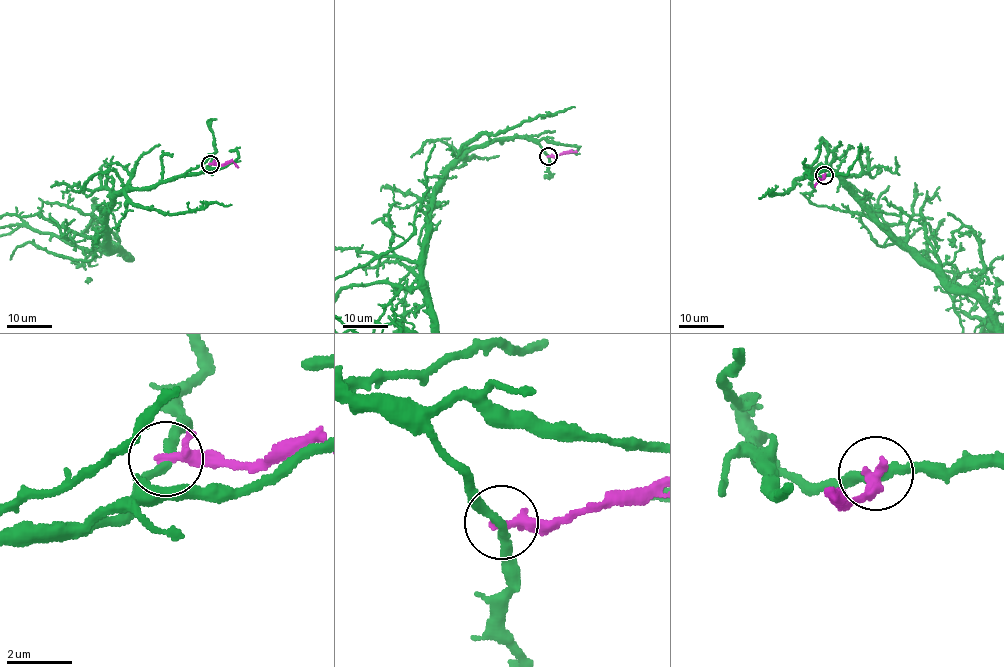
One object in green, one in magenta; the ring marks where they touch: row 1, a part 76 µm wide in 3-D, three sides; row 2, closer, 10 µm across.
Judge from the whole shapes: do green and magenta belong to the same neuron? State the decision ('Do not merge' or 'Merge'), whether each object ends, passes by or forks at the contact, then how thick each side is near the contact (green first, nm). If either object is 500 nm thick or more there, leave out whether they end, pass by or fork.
Do not merge. At the ring green passes by. At the ring magenta passes by. Thickness 280 nm (green) against 240 nm

